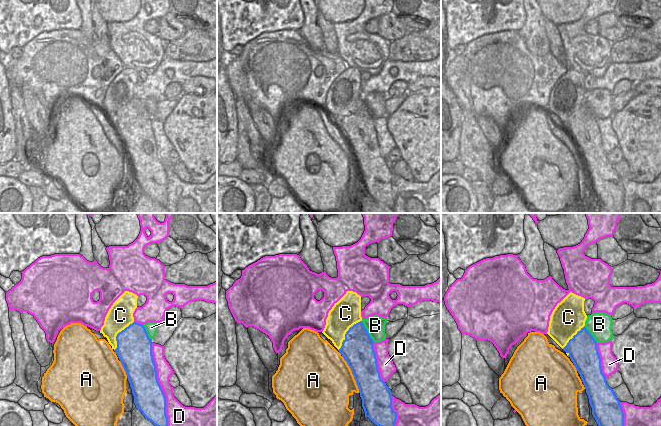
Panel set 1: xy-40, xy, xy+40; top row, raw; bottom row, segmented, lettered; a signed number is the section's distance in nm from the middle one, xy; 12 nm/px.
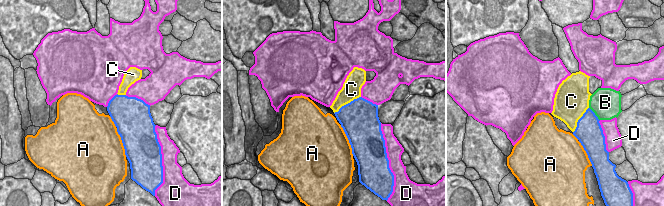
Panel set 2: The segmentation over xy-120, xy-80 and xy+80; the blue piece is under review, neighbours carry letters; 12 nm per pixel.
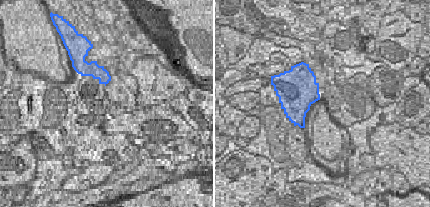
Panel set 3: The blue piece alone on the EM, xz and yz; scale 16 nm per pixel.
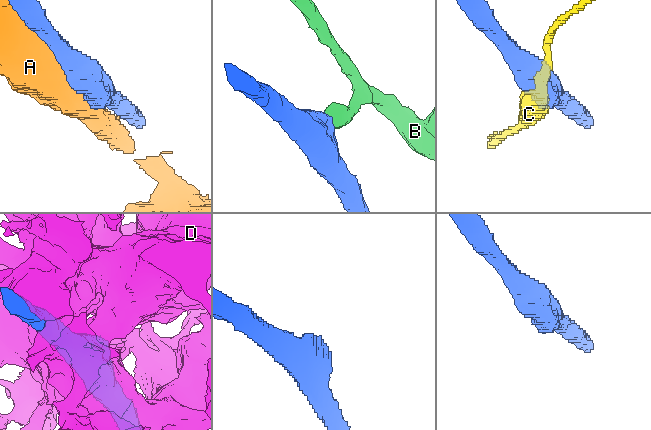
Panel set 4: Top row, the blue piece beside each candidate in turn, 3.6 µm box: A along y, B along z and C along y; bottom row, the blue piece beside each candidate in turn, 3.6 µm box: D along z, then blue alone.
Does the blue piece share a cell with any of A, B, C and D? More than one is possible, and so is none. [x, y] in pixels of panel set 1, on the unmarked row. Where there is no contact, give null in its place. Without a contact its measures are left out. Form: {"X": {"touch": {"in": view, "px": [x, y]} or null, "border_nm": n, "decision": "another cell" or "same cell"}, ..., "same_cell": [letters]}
{"A": {"touch": {"in": "xy", "px": [352, 149]}, "border_nm": 500, "decision": "another cell"}, "B": {"touch": {"in": "xy", "px": [367, 107]}, "border_nm": 300, "decision": "another cell"}, "C": {"touch": {"in": "xy", "px": [346, 109]}, "border_nm": 460, "decision": "another cell"}, "D": {"touch": {"in": "xy-40", "px": [160, 163]}, "border_nm": 1050, "decision": "another cell"}, "same_cell": []}

